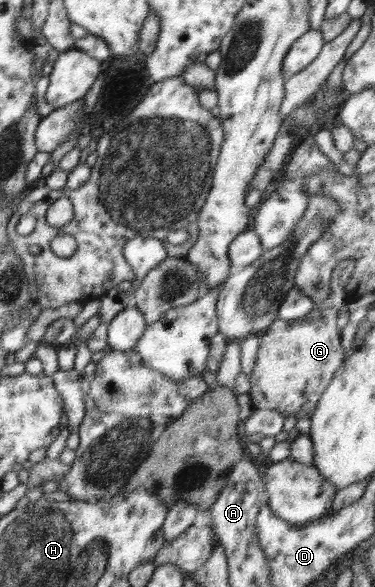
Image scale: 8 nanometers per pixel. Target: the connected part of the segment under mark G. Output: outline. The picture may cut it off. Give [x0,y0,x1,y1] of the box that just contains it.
[248,259,356,420]

